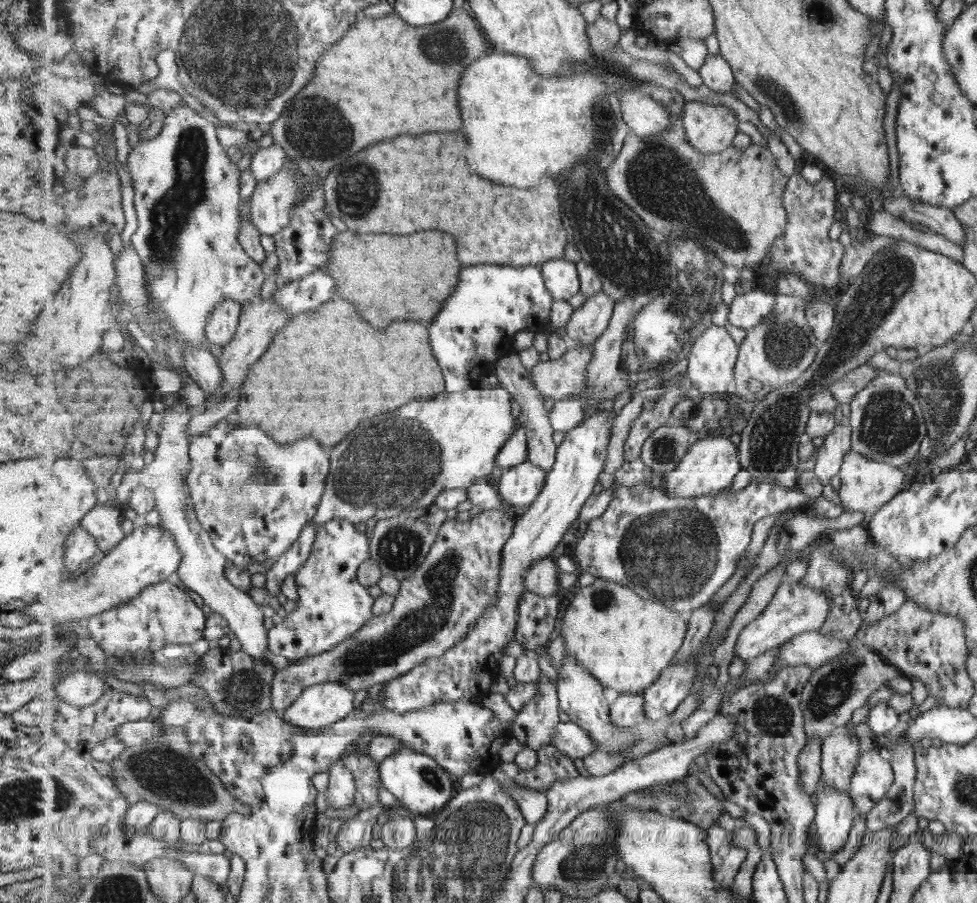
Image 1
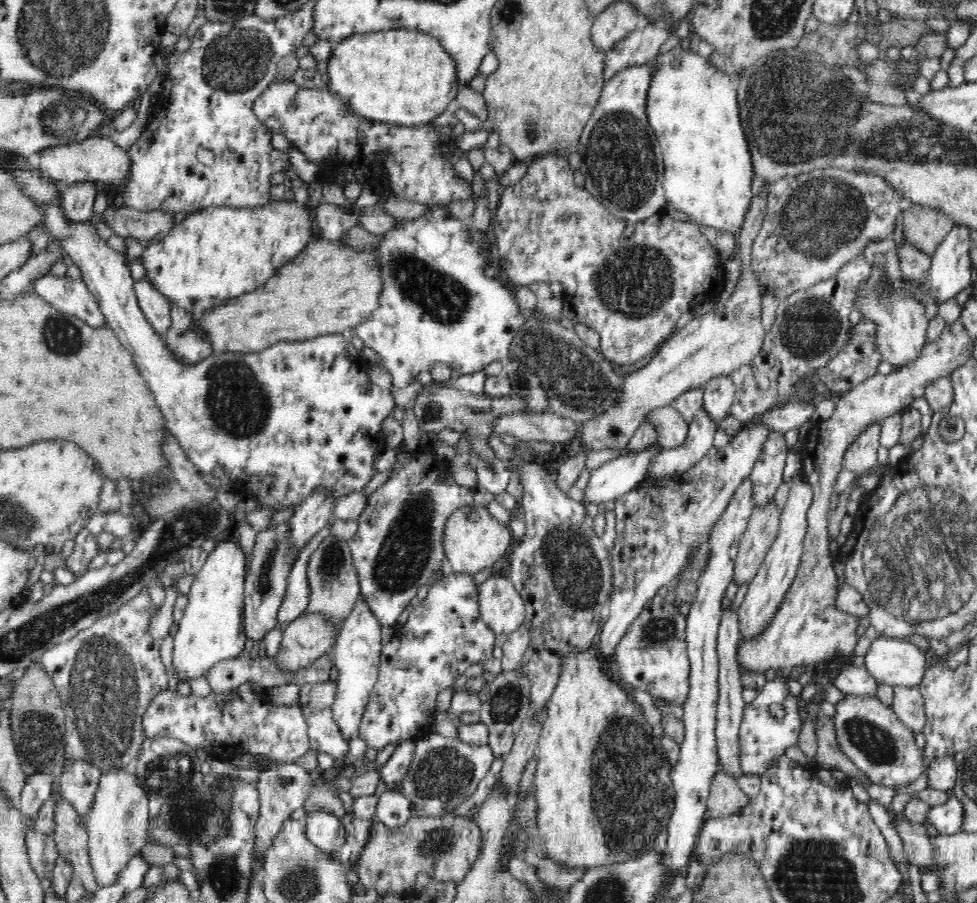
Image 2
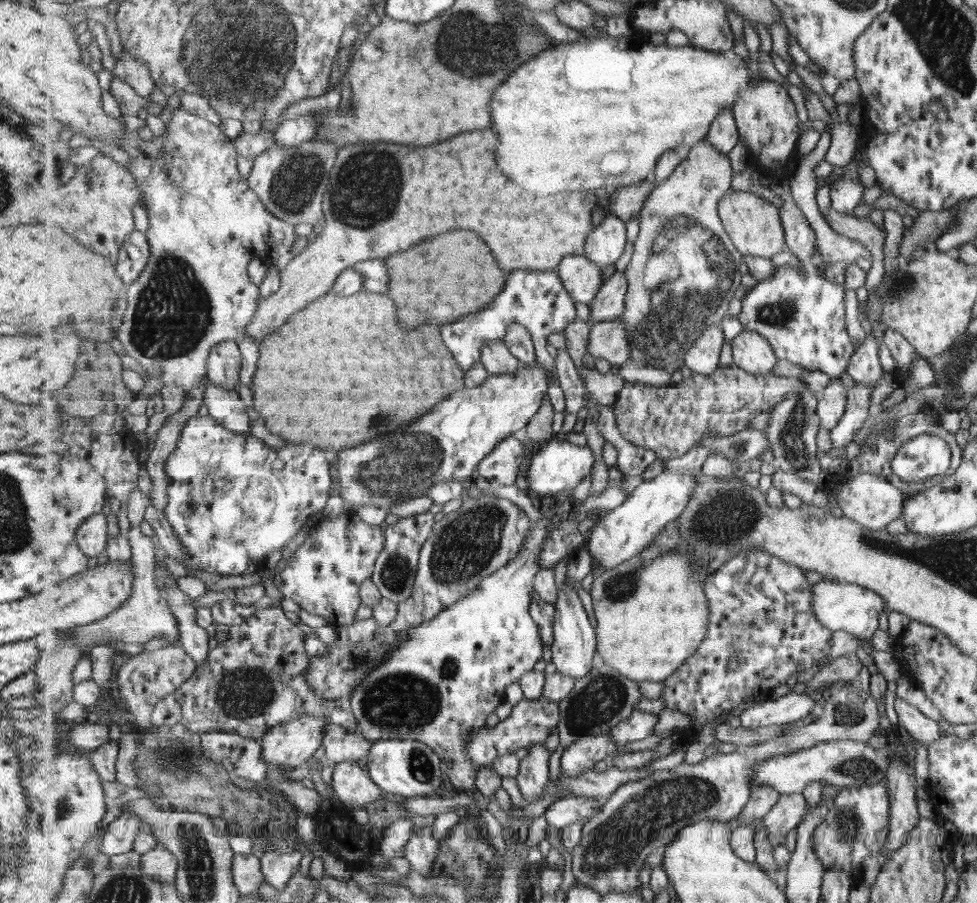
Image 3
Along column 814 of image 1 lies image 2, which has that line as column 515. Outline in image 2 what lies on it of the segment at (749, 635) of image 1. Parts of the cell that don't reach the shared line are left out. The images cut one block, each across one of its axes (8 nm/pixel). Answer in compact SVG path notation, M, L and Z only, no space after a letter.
M490 576L478 586L480 615L494 634L510 634L525 620L525 606L520 593L508 577Z

